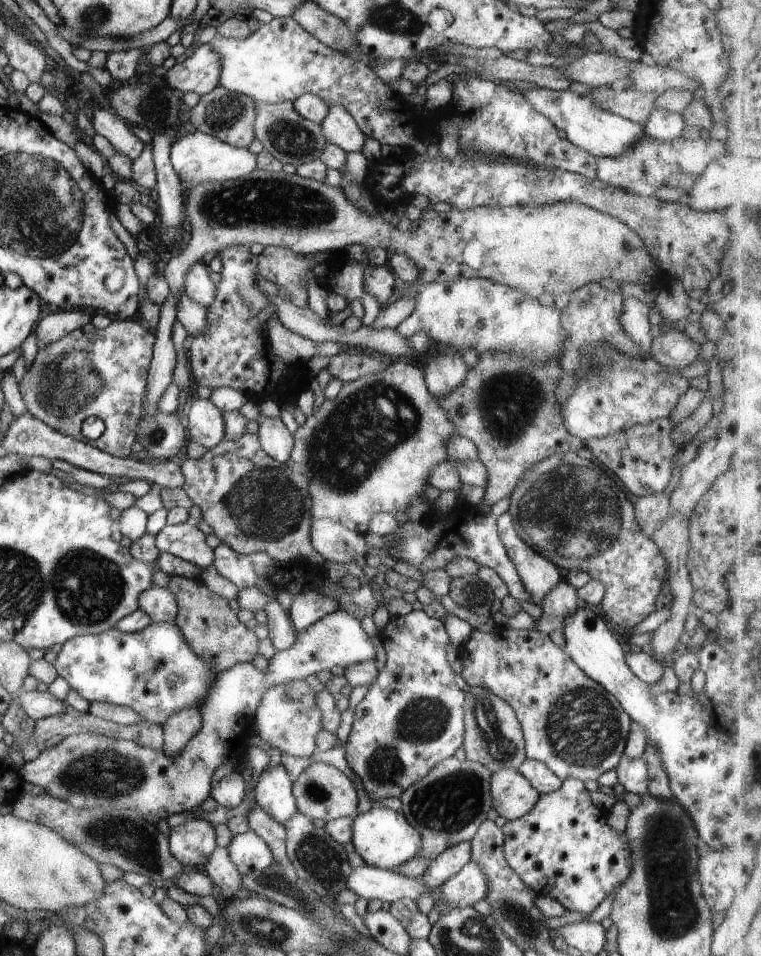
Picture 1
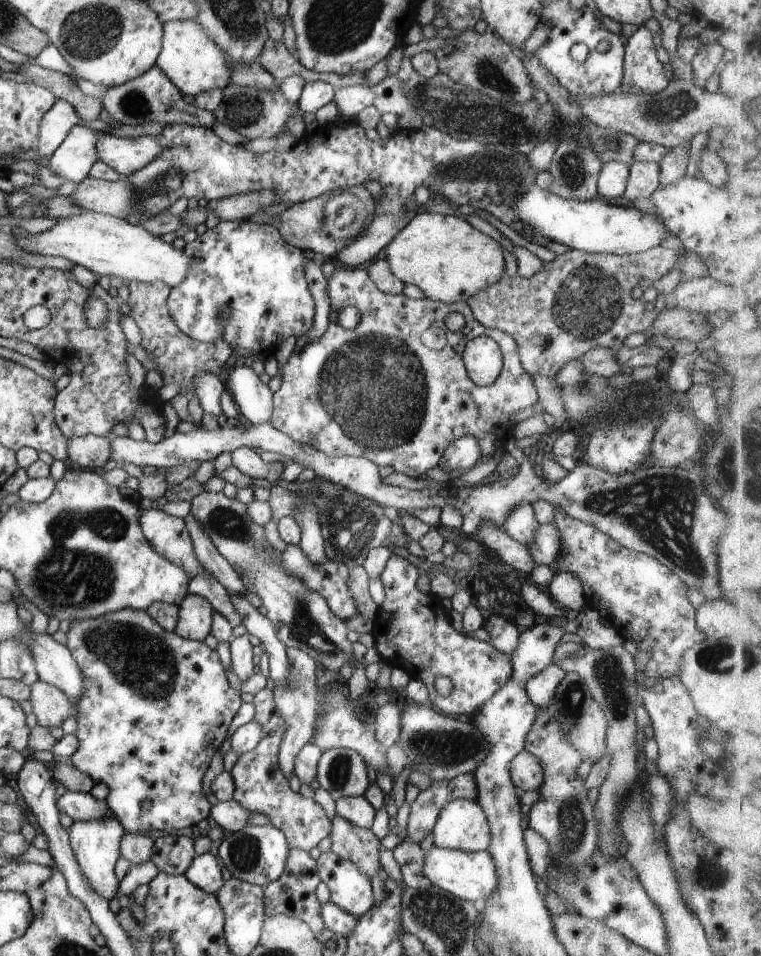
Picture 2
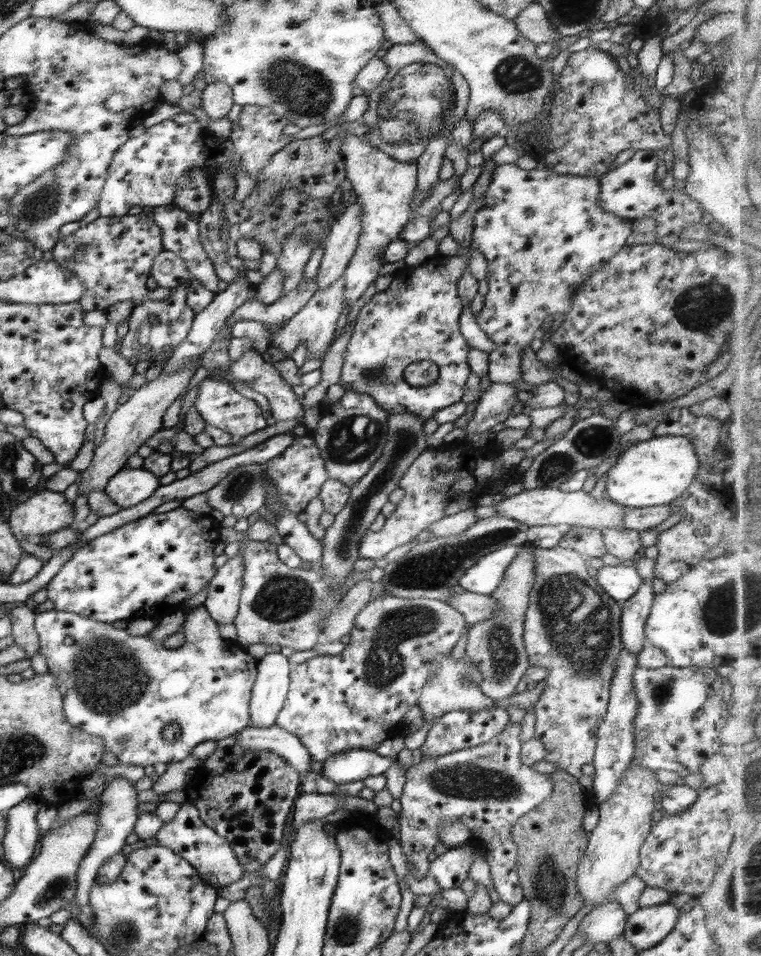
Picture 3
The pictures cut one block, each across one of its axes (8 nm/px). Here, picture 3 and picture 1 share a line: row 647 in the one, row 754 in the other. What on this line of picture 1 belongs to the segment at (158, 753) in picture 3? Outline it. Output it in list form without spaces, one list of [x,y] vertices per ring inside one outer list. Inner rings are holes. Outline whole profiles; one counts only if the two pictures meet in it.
[[[335,610],[308,626],[306,630],[297,632],[296,642],[290,648],[277,651],[272,660],[269,660],[268,668],[258,668],[253,663],[238,663],[228,670],[220,672],[212,682],[211,690],[208,690],[208,698],[202,704],[200,714],[202,715],[202,726],[188,740],[184,750],[172,758],[172,754],[166,754],[164,750],[156,750],[150,746],[144,746],[134,740],[114,739],[104,735],[94,733],[72,734],[53,747],[45,749],[34,759],[24,762],[24,766],[19,770],[20,778],[26,782],[32,782],[42,786],[45,792],[62,802],[72,804],[78,810],[92,810],[101,808],[117,811],[126,809],[136,813],[155,826],[161,820],[167,820],[170,816],[184,813],[200,806],[204,800],[211,796],[211,785],[213,774],[224,764],[234,764],[238,766],[250,746],[251,738],[254,736],[254,714],[256,708],[260,706],[260,700],[264,692],[270,686],[280,686],[286,682],[304,681],[310,674],[318,674],[322,670],[332,670],[332,668],[348,668],[358,662],[366,660],[376,660],[378,658],[378,648],[372,644],[369,634],[364,630],[361,620],[356,616]]]

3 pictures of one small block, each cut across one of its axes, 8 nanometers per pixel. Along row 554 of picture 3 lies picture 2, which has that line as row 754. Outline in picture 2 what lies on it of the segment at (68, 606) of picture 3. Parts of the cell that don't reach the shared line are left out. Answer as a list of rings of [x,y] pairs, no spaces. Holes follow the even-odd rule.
[[[128,608],[105,614],[103,617],[74,623],[66,636],[66,646],[80,667],[85,686],[81,697],[76,700],[77,710],[74,710],[77,726],[73,735],[76,735],[79,745],[76,752],[69,758],[72,766],[80,769],[81,773],[87,774],[95,784],[106,784],[108,795],[105,802],[128,833],[146,835],[146,832],[150,830],[156,830],[162,834],[176,833],[180,828],[194,826],[203,818],[208,818],[211,804],[202,792],[202,778],[208,770],[212,757],[219,751],[224,740],[230,736],[230,722],[236,716],[238,708],[242,706],[241,692],[230,685],[224,670],[225,666],[217,656],[217,652],[208,647],[204,641],[185,639],[174,631],[164,630],[146,611]],[[143,800],[150,802],[152,805],[150,810],[143,810],[140,807],[140,802]]]

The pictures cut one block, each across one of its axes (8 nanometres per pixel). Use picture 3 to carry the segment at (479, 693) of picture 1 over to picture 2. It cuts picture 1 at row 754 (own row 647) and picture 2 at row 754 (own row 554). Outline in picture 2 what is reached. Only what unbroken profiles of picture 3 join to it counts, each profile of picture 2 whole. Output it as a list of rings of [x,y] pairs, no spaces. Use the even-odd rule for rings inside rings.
[[[520,751],[509,764],[516,788],[523,791],[538,791],[543,783],[543,770],[539,759],[529,751]]]

